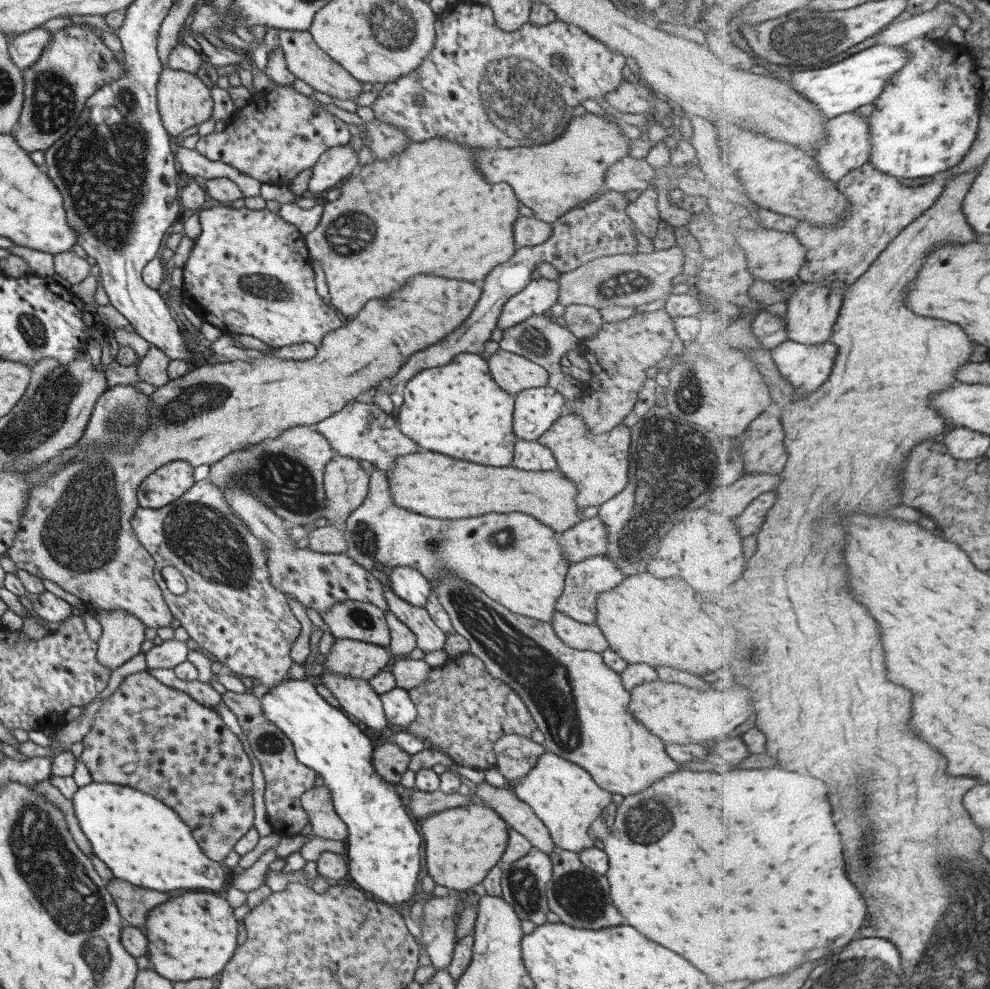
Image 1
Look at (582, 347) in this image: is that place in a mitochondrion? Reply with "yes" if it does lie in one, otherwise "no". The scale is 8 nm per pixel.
no

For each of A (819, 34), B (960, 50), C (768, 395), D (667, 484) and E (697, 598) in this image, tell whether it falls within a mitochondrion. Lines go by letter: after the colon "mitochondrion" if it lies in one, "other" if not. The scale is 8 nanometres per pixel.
A: mitochondrion
B: other
C: other
D: mitochondrion
E: other

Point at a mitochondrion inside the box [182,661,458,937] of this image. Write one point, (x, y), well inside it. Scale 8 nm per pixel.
(269, 743)

